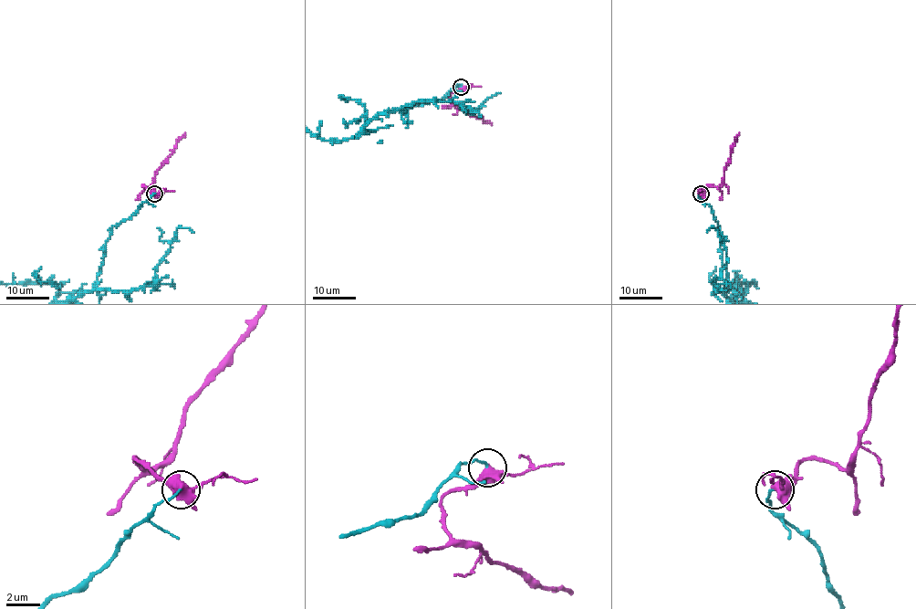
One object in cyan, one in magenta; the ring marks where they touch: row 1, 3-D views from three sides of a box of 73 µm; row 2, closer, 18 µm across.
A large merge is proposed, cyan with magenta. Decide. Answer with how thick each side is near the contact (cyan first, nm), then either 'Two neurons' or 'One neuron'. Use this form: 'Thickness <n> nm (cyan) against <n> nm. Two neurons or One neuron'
Thickness 110 nm (cyan) against 480 nm. One neuron

